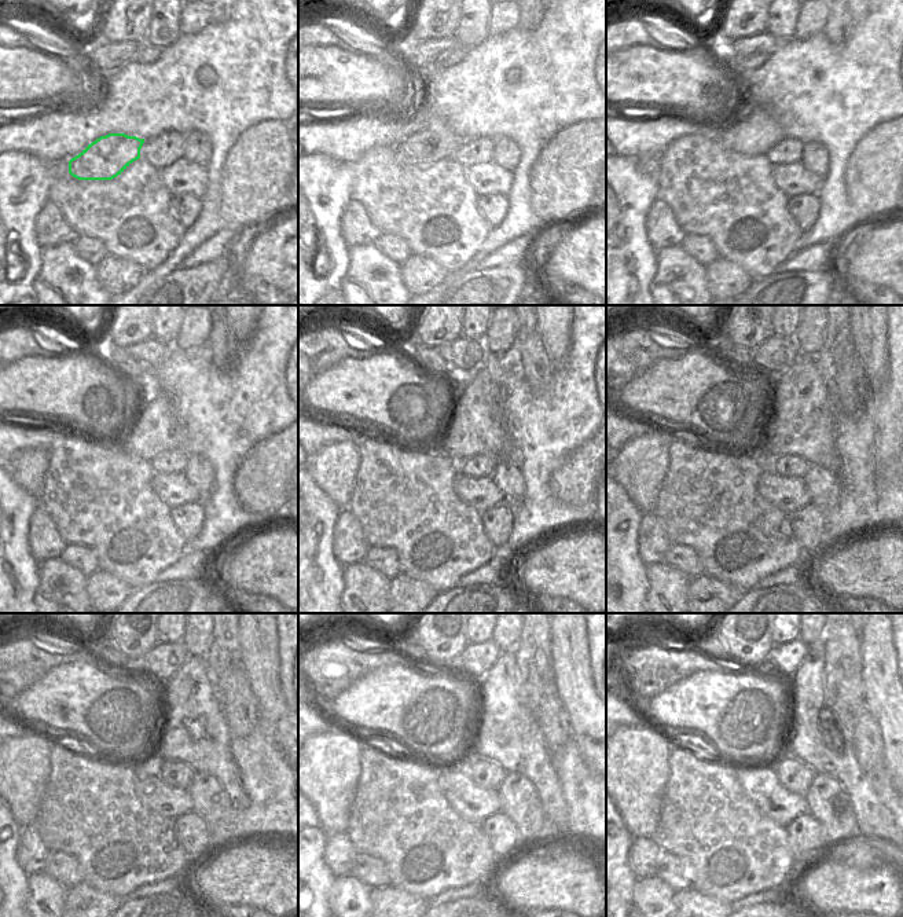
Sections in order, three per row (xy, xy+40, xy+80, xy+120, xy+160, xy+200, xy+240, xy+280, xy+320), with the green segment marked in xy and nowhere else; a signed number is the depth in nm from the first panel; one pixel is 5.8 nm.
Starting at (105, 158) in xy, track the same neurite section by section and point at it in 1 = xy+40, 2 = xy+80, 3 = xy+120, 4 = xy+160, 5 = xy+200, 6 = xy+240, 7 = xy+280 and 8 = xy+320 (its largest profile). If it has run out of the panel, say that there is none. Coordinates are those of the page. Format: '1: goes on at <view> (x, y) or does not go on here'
1: goes on at xy+40 (430, 145)
2: goes on at xy+80 (755, 131)
3: goes on at xy+120 (155, 428)
4: goes on at xy+160 (477, 426)
5: goes on at xy+200 (803, 422)
6: goes on at xy+240 (194, 730)
7: goes on at xy+280 (507, 732)
8: goes on at xy+320 (833, 752)

